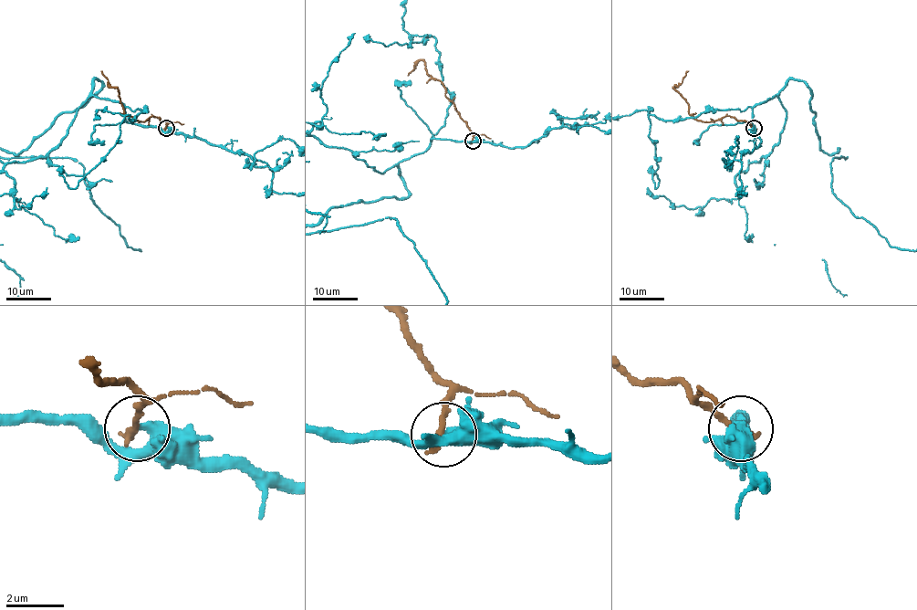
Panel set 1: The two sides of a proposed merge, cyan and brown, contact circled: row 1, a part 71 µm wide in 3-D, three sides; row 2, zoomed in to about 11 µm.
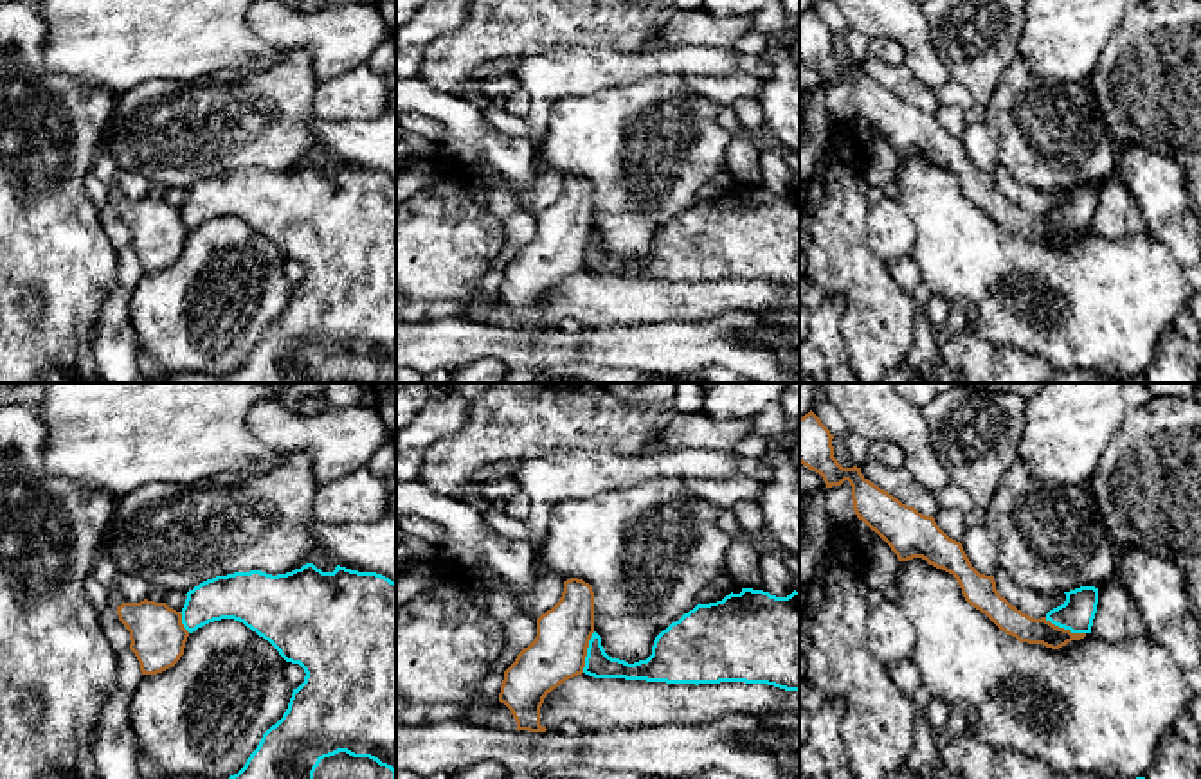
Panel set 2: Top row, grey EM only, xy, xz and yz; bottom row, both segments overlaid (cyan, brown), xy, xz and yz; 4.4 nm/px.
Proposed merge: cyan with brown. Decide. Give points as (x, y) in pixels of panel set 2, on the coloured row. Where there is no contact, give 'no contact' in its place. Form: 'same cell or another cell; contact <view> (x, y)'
another cell; contact yz (1065, 628)

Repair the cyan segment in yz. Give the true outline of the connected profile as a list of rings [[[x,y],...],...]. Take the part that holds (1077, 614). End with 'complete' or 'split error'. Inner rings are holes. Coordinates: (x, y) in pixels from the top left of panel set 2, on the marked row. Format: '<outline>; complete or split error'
[[[1080,586],[1066,594],[1066,601],[1046,613],[1046,621],[1071,633],[1091,633],[1098,604],[1098,588]]]; complete

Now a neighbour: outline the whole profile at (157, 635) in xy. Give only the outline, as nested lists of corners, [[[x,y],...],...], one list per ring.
[[[140,601],[117,606],[119,621],[130,631],[130,649],[142,675],[157,675],[173,667],[184,655],[189,631],[182,613],[166,603]]]

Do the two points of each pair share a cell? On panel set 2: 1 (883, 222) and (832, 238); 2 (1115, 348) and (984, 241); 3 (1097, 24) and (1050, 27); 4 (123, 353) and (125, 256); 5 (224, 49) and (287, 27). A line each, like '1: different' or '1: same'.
1: different
2: same
3: same
4: same
5: different

